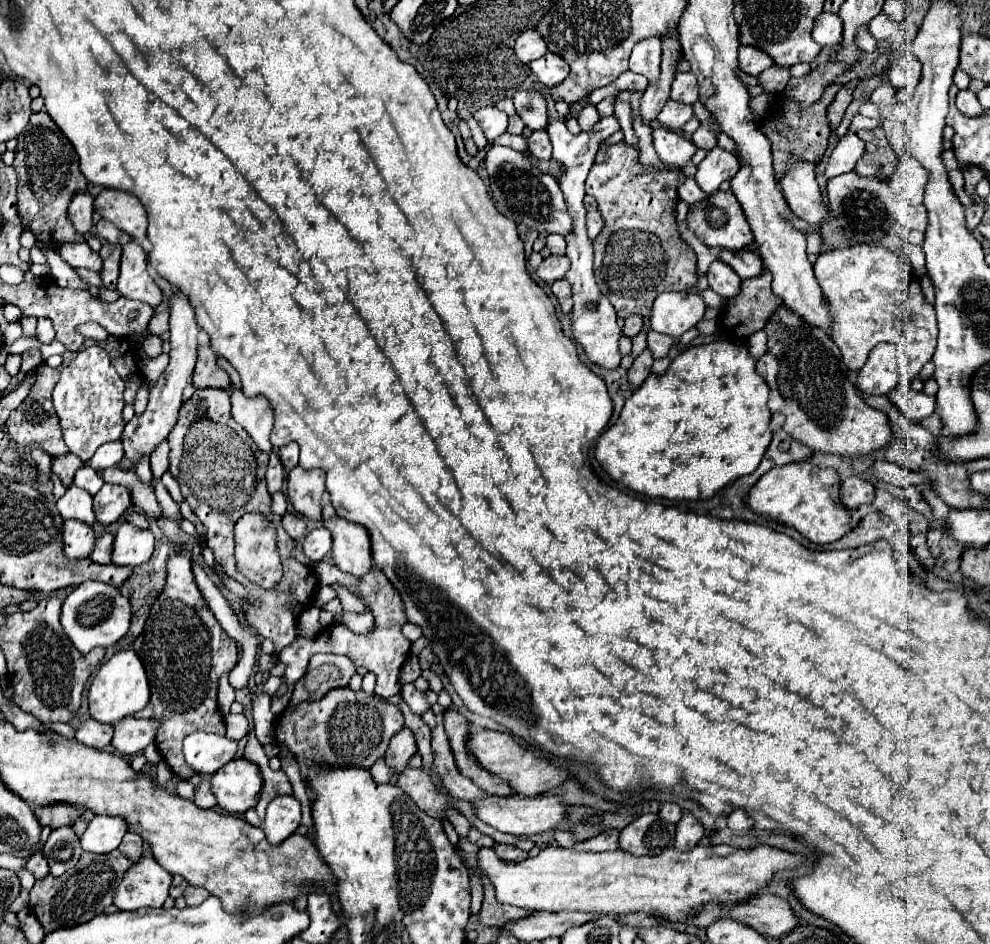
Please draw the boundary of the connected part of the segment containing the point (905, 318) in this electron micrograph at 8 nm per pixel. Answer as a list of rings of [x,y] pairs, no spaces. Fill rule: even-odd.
[[[858,245],[854,249],[818,255],[814,273],[824,295],[828,297],[834,317],[832,341],[840,347],[846,367],[852,371],[862,369],[872,347],[878,343],[892,343],[898,371],[896,387],[911,387],[912,380],[932,359],[938,327],[934,307],[924,295],[922,301],[910,301],[908,269],[898,255],[882,245]]]

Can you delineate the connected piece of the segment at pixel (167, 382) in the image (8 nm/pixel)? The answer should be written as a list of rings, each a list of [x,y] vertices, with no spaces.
[[[172,289],[172,295],[168,299],[170,303],[170,363],[164,371],[164,375],[160,377],[160,381],[156,383],[156,387],[150,393],[148,399],[148,407],[142,415],[136,415],[122,433],[122,443],[124,443],[124,455],[136,463],[136,459],[140,455],[150,455],[154,445],[158,445],[162,439],[168,437],[170,429],[174,427],[174,421],[178,419],[178,411],[182,407],[182,391],[184,387],[192,381],[192,373],[194,373],[194,365],[196,365],[196,337],[198,337],[198,323],[196,323],[196,315],[194,315],[194,307],[190,305],[190,299],[180,291],[180,289]]]

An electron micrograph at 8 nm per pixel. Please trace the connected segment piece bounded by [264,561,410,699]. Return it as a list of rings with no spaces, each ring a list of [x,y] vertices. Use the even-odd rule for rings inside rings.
[[[320,561],[316,565],[316,575],[318,575],[318,581],[320,583],[326,583],[326,585],[338,583],[338,585],[346,587],[350,593],[354,593],[360,599],[364,599],[366,605],[368,605],[368,609],[374,615],[374,629],[370,633],[366,633],[366,635],[358,635],[358,633],[350,631],[346,625],[334,623],[334,625],[322,629],[312,639],[296,637],[280,653],[280,661],[286,663],[286,675],[284,677],[270,677],[264,683],[266,693],[273,696],[274,691],[280,685],[294,685],[304,675],[306,665],[308,665],[308,661],[310,661],[312,655],[316,655],[316,653],[338,653],[338,655],[350,657],[356,667],[364,667],[366,671],[370,671],[370,673],[376,675],[376,679],[378,679],[376,681],[376,687],[378,687],[376,689],[376,695],[378,697],[384,697],[386,699],[390,695],[398,695],[400,693],[398,673],[400,673],[400,667],[404,665],[404,661],[408,659],[408,653],[410,653],[410,641],[402,635],[402,627],[404,627],[404,623],[408,623],[408,619],[406,619],[406,613],[404,613],[404,603],[400,599],[400,593],[394,589],[394,585],[388,581],[388,577],[378,567],[374,567],[368,575],[356,579],[350,573],[340,571],[336,565],[332,565],[328,561]]]

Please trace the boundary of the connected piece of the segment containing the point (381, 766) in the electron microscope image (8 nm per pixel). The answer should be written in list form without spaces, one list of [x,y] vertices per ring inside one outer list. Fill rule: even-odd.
[[[378,759],[374,765],[372,765],[372,777],[374,781],[380,781],[380,783],[388,783],[390,777],[392,777],[392,769],[386,765],[384,759]]]

